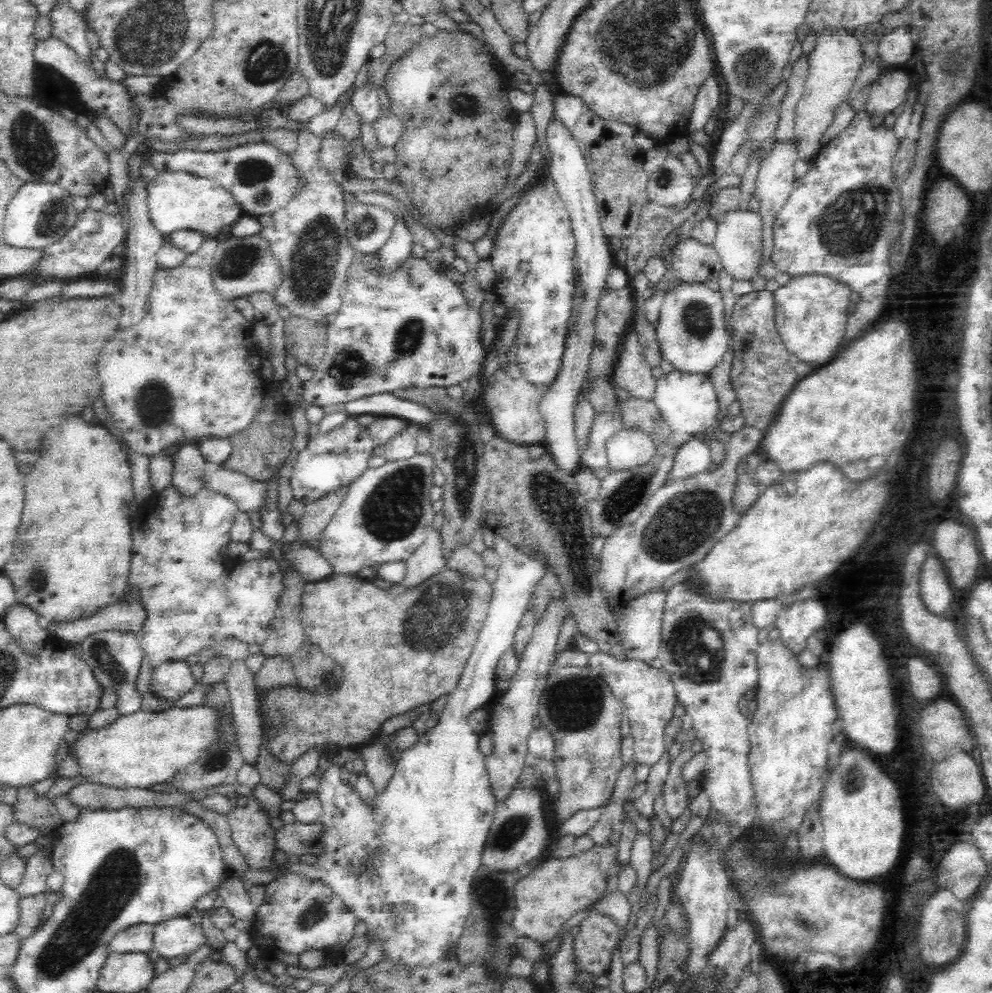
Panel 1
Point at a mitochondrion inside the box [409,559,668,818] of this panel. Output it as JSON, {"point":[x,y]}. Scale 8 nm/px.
{"point":[575,704]}

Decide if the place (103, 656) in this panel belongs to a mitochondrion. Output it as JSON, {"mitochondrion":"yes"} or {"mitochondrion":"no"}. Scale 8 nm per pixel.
{"mitochondrion":"yes"}

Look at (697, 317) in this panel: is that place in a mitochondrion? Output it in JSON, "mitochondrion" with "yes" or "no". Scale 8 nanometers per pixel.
{"mitochondrion":"yes"}

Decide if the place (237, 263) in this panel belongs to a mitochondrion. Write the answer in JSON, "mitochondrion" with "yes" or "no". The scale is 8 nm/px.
{"mitochondrion":"yes"}

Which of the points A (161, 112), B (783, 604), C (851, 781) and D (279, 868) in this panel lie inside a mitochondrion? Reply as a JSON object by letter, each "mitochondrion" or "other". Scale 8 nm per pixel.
{"A":"other","B":"other","C":"mitochondrion","D":"other"}

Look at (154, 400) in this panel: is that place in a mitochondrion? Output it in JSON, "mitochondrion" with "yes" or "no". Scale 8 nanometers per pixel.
{"mitochondrion":"yes"}

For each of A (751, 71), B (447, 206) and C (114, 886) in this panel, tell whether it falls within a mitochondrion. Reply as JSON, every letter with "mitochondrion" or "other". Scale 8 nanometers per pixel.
{"A":"mitochondrion","B":"other","C":"mitochondrion"}

